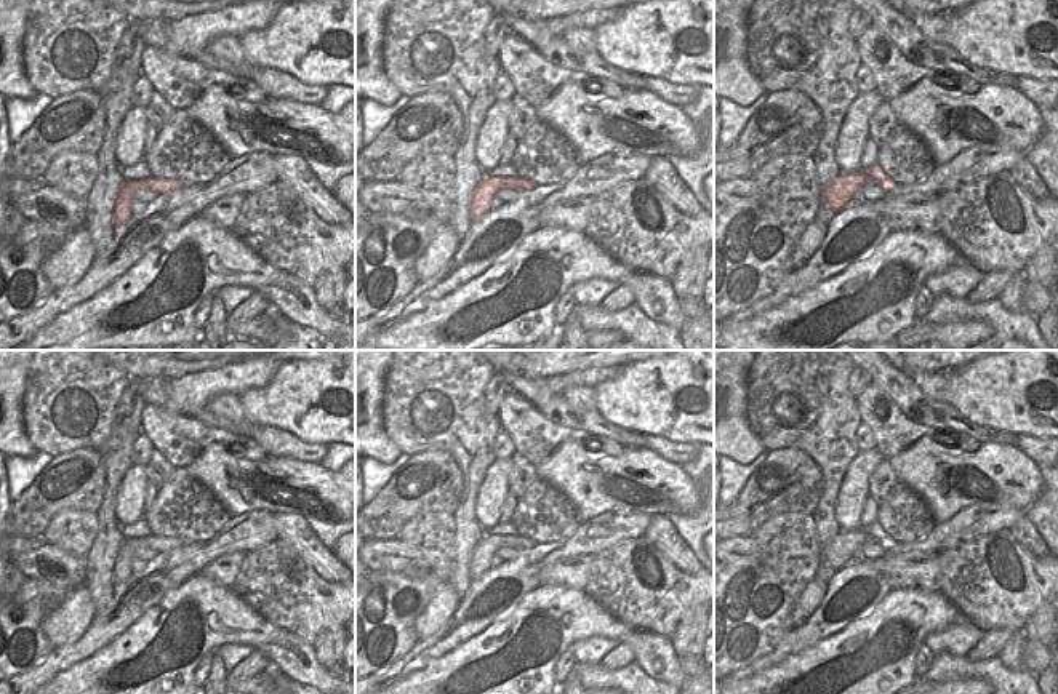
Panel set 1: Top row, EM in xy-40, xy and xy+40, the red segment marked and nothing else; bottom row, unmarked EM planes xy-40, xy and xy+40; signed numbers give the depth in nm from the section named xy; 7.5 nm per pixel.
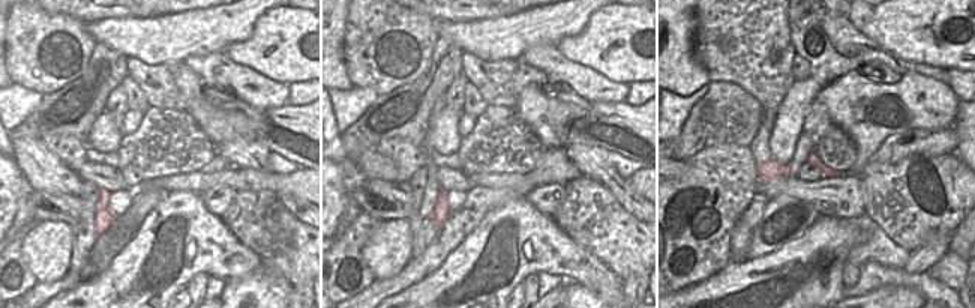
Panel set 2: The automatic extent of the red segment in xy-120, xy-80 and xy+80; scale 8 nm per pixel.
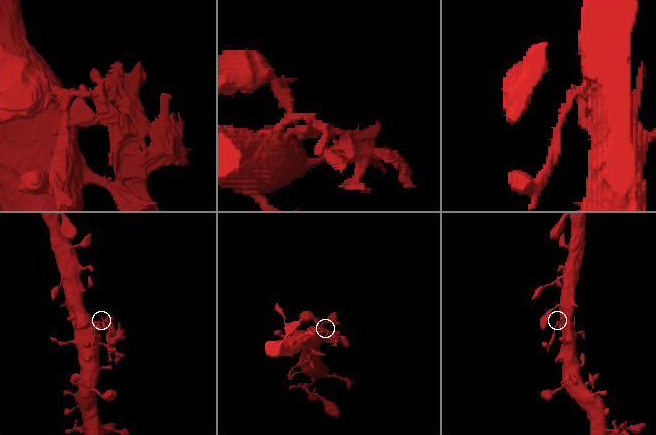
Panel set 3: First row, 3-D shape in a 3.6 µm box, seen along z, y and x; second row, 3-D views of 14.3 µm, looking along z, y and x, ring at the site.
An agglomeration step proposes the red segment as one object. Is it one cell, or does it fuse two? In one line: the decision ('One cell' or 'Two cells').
Two cells

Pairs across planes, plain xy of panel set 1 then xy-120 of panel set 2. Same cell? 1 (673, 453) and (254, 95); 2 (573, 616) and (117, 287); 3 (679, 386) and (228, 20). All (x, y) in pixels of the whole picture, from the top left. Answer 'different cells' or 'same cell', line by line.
1: same cell
2: same cell
3: different cells

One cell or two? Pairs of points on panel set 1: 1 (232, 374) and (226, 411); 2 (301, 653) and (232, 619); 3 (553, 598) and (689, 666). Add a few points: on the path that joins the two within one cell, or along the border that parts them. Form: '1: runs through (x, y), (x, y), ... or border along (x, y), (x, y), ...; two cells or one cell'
1: border along (239, 395), (218, 394), (207, 403); two cells
2: runs through (284, 648), (250, 629); one cell
3: border along (677, 658), (685, 675); two cells

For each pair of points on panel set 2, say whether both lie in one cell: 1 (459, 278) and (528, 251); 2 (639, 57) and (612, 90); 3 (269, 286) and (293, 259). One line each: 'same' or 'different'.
1: same
2: different
3: different

